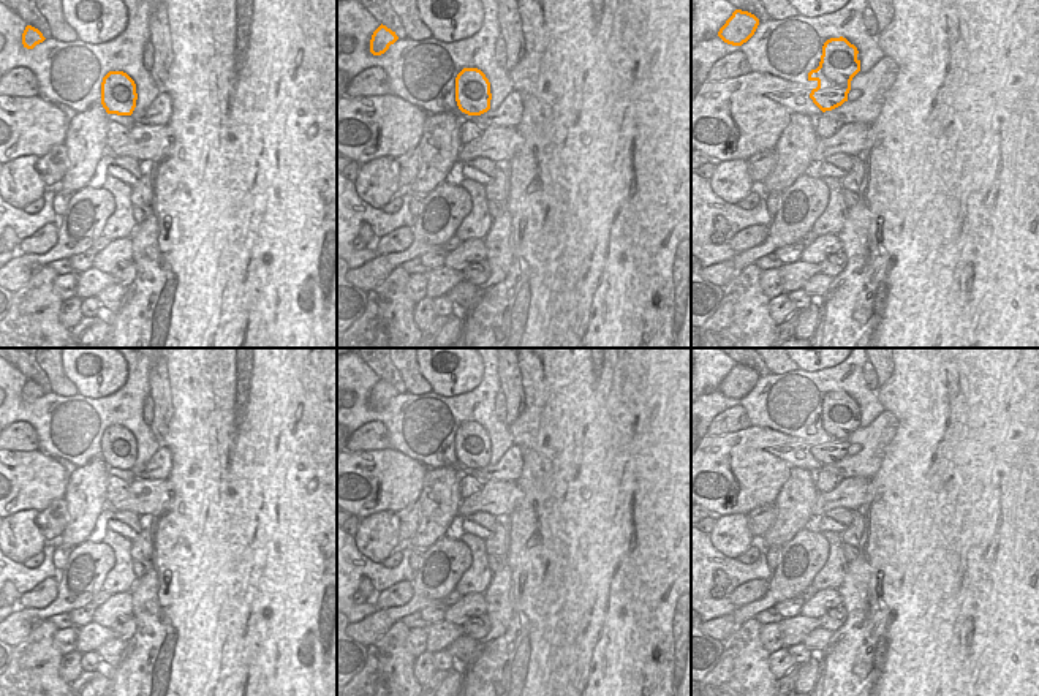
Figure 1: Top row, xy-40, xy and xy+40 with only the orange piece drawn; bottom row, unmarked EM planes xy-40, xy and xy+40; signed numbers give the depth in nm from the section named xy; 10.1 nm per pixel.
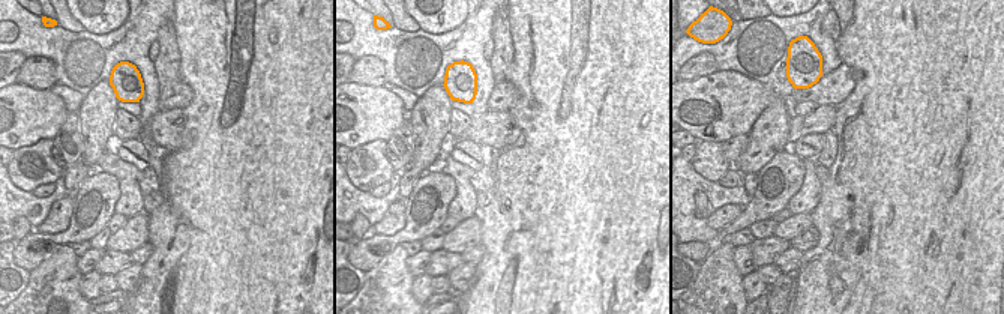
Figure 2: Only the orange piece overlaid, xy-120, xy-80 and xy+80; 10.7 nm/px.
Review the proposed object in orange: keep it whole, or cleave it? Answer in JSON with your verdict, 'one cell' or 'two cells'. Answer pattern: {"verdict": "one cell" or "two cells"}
{"verdict": "one cell"}

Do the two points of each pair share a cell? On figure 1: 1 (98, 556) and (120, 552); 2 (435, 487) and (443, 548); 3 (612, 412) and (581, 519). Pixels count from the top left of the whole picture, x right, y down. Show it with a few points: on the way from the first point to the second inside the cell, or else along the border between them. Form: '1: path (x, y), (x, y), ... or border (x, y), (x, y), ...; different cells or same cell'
1: border (103, 541), (113, 551), (114, 567), (100, 589); different cells
2: border (443, 535), (427, 549); different cells
3: path (612, 438), (612, 487), (608, 492); same cell

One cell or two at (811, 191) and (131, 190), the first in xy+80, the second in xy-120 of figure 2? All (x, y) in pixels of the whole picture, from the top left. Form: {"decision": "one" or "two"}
{"decision": "one"}

